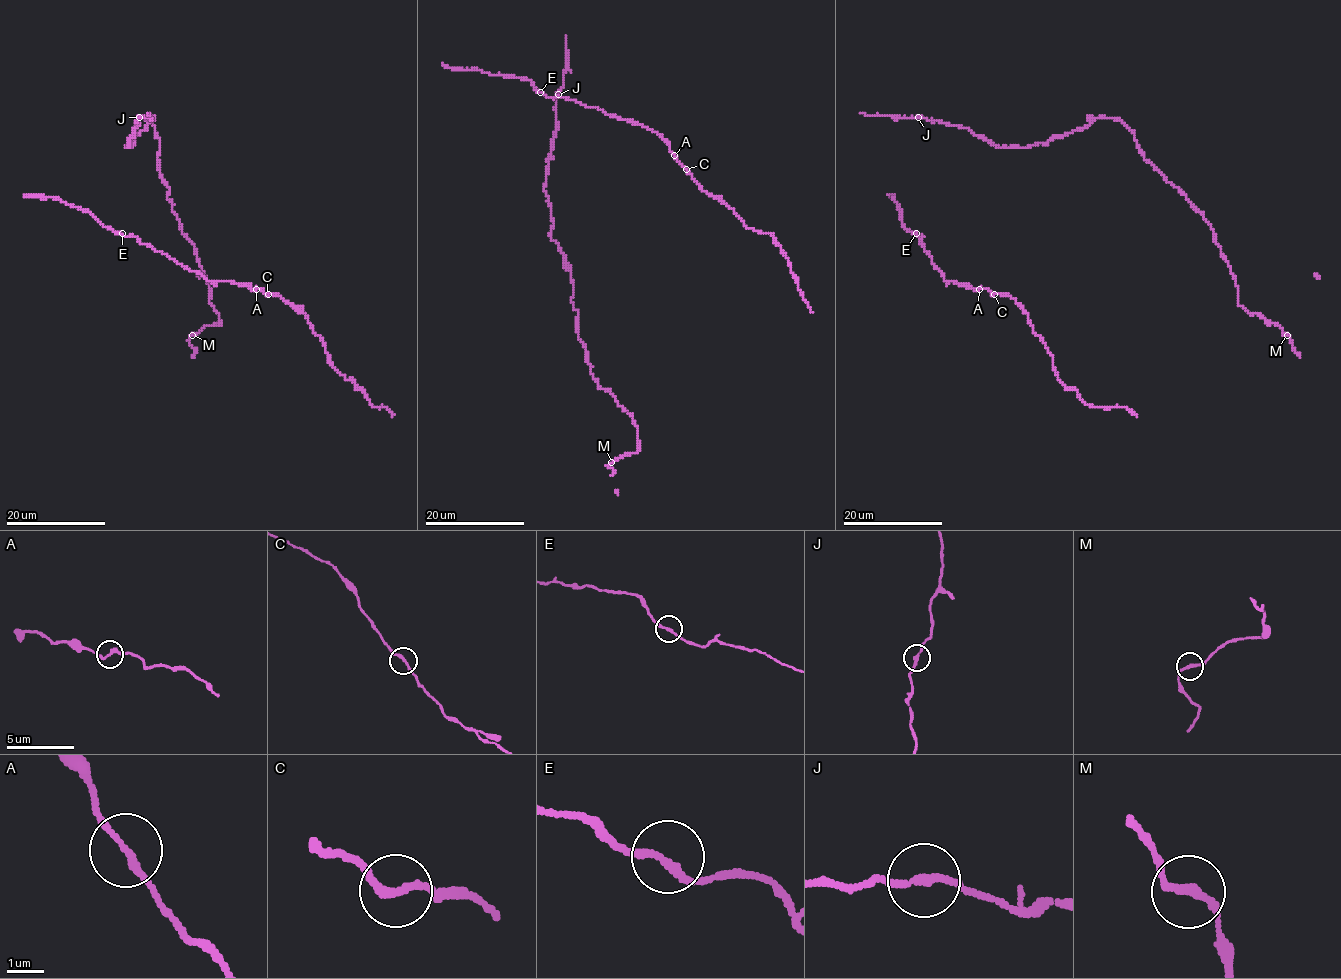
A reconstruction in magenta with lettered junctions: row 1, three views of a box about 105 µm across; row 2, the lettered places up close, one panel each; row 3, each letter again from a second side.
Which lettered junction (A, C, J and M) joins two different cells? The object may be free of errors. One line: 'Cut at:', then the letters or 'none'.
Cut at: none

